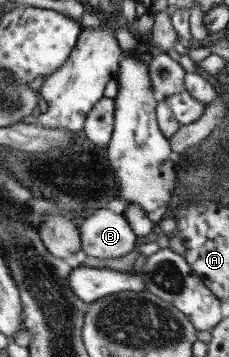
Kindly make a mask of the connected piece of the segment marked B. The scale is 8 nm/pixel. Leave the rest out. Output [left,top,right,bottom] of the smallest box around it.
[79,208,138,258]

